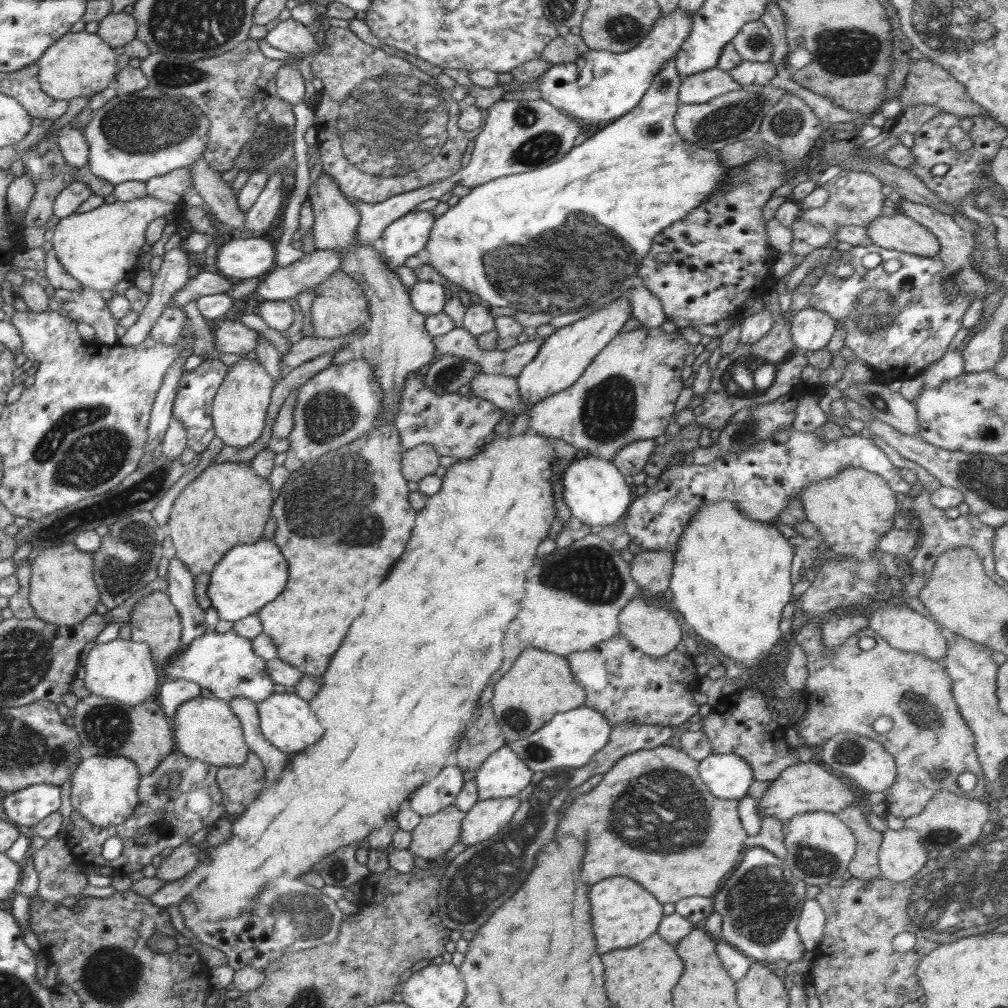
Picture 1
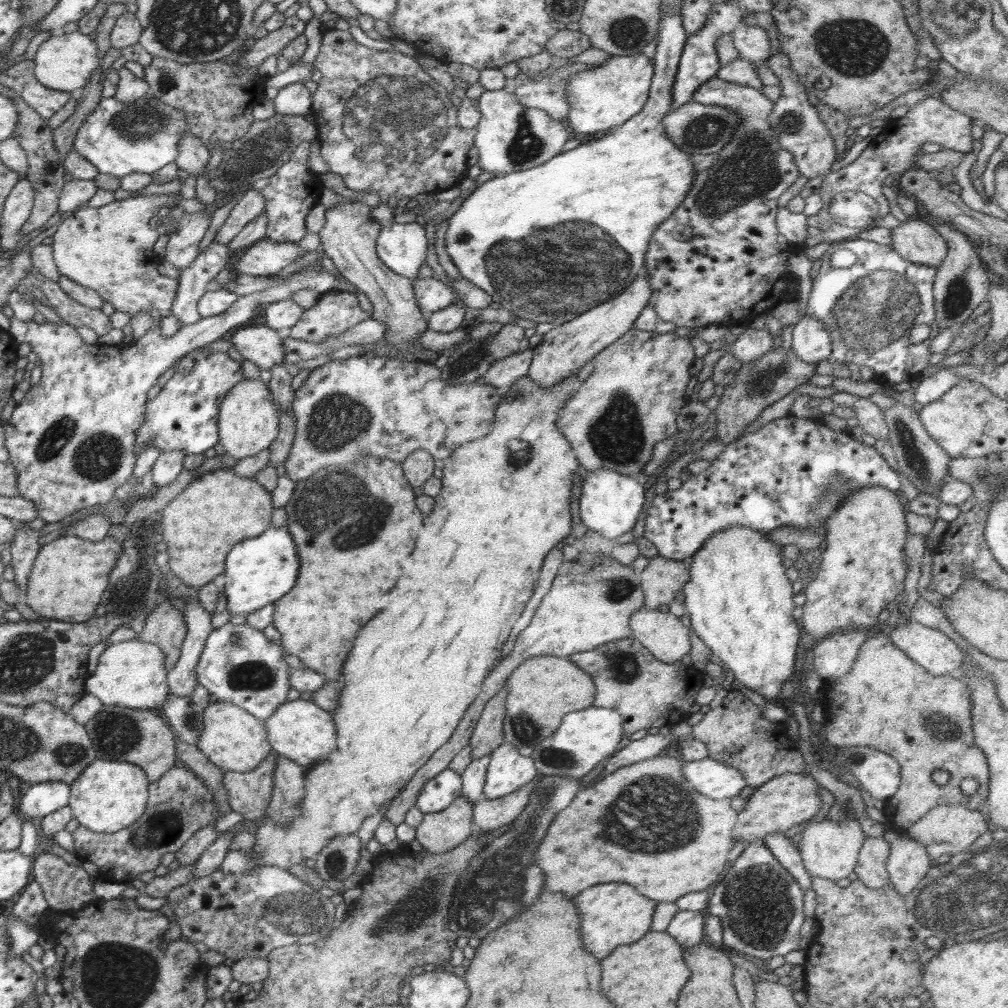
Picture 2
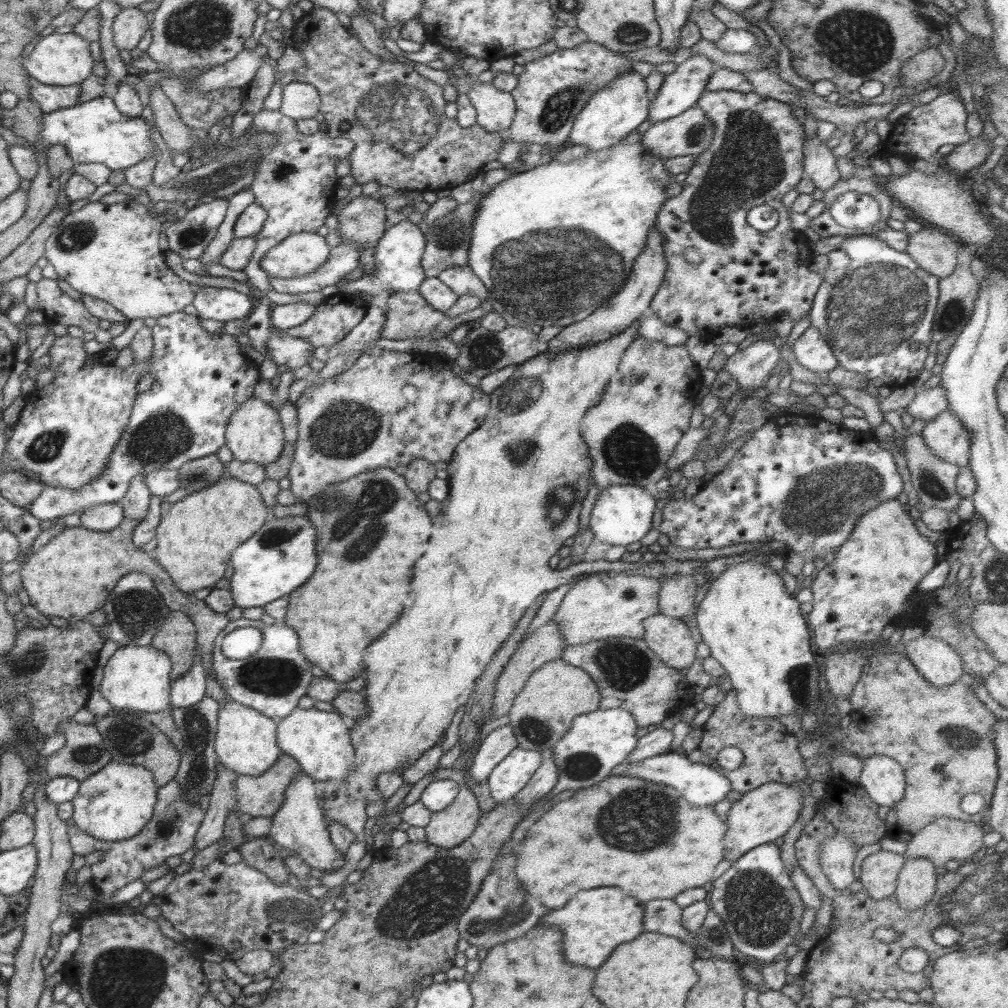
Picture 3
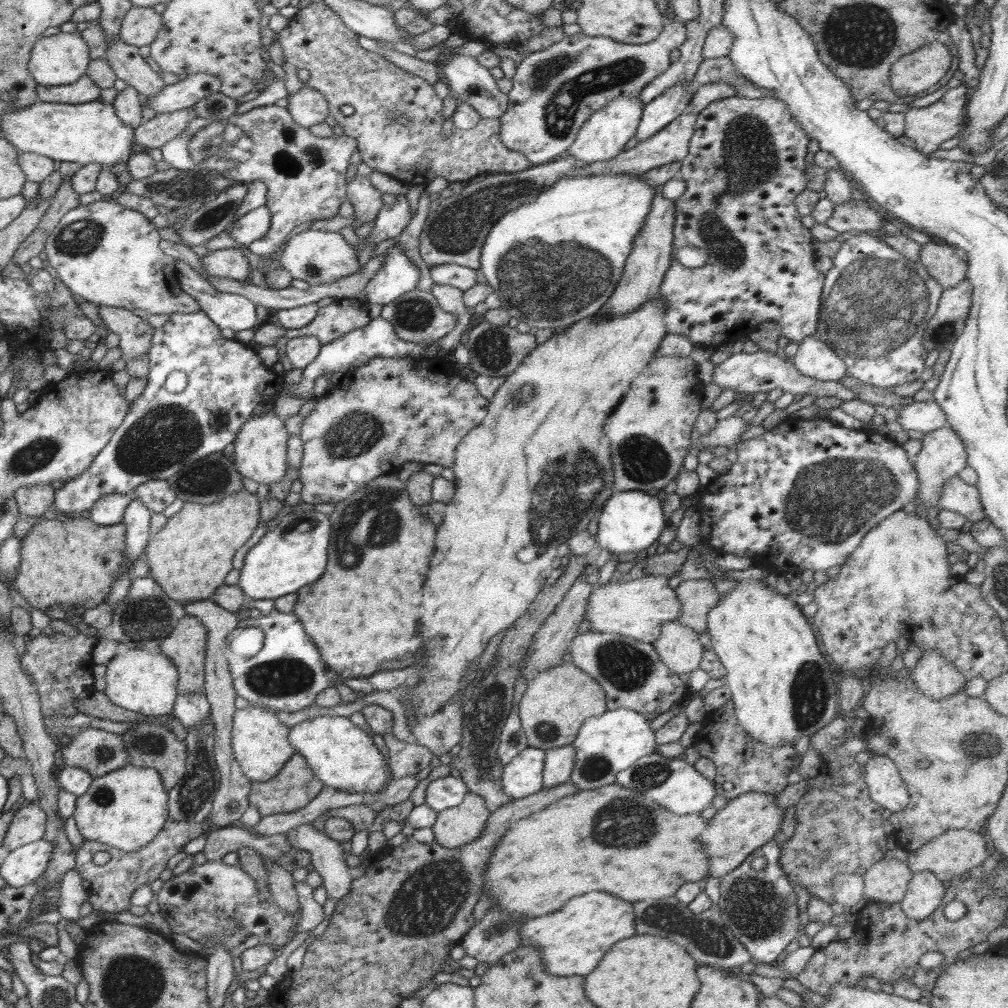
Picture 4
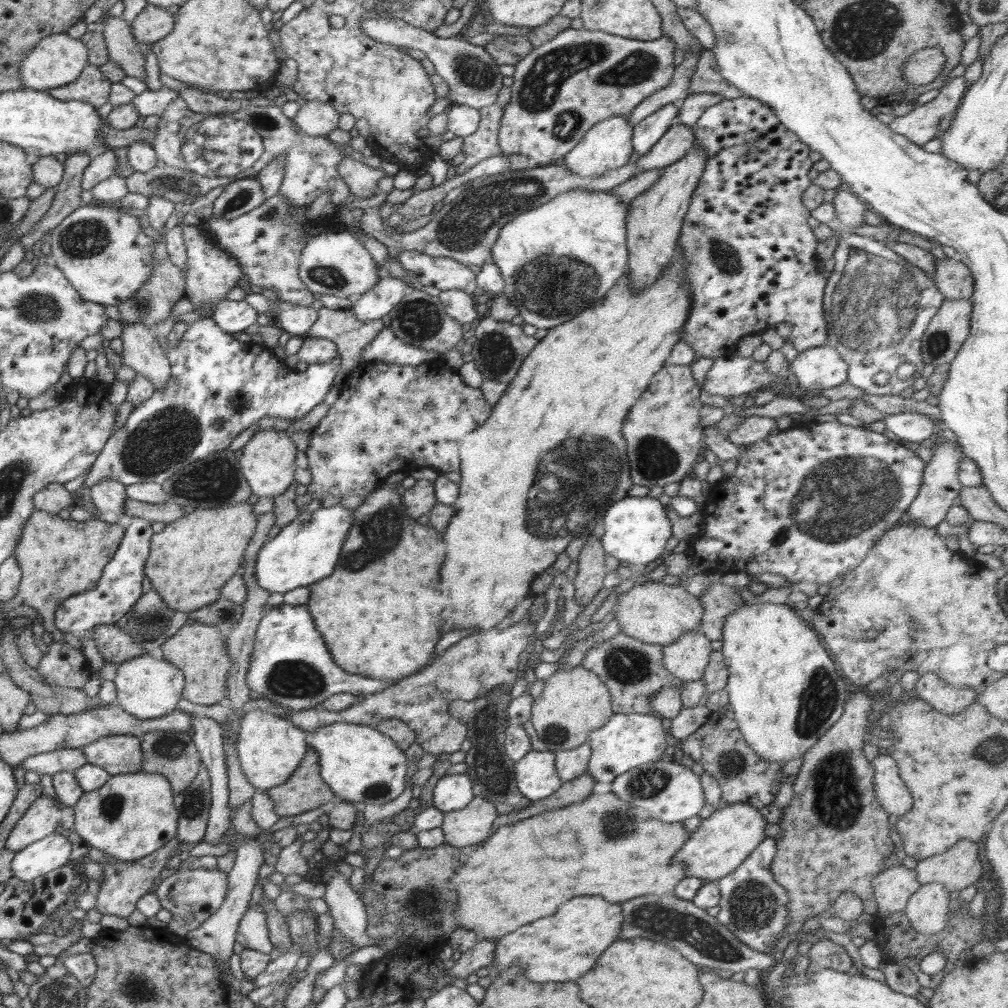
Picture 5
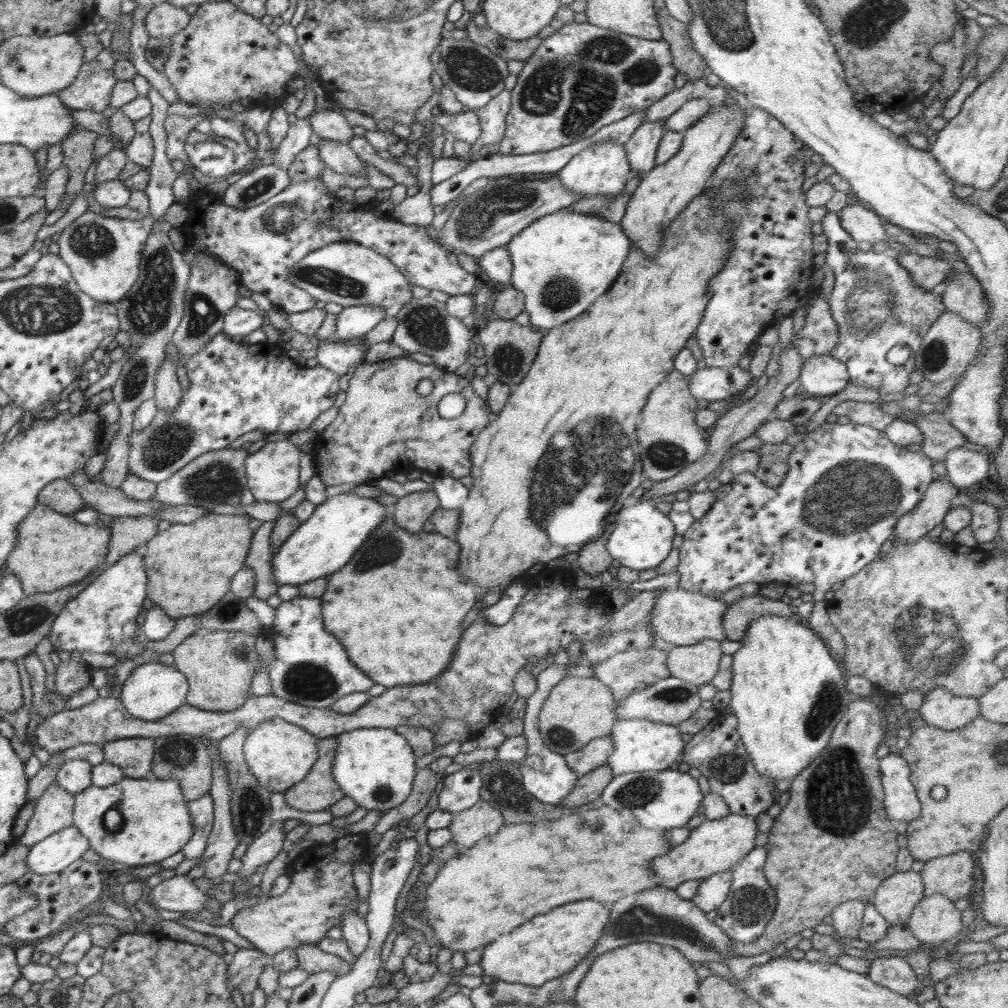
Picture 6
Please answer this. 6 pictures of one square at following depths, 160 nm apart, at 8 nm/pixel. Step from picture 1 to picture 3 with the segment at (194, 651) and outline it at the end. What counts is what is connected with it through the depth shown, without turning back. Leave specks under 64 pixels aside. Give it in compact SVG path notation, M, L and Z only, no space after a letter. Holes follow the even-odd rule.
M238 618L237 620L230 620L230 622L221 630L221 634L216 638L218 641L221 637L237 628L254 627L262 632L262 644L255 654L250 658L242 660L232 660L231 658L224 657L221 648L216 645L213 648L212 657L212 671L216 673L216 679L220 681L224 691L228 692L228 697L231 701L248 706L255 709L257 712L264 714L265 716L272 717L279 721L288 717L294 708L298 707L298 702L301 697L308 696L308 688L314 680L314 676L310 671L312 663L305 660L305 656L299 649L299 638L296 631L290 628L287 624L283 624L281 620L275 624L268 626L261 620L250 620L248 618Z

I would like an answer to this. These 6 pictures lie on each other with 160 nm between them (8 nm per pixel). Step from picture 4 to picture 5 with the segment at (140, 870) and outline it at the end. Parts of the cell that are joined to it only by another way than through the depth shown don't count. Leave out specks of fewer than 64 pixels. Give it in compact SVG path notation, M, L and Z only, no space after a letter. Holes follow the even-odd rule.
M179 838L172 839L164 844L163 847L152 851L149 856L142 857L131 861L110 863L101 863L103 867L104 879L99 884L99 892L97 894L97 909L102 914L112 914L118 918L127 918L134 910L136 903L141 896L148 891L153 891L154 880L159 877L160 872L165 869L166 862L173 856L180 853Z

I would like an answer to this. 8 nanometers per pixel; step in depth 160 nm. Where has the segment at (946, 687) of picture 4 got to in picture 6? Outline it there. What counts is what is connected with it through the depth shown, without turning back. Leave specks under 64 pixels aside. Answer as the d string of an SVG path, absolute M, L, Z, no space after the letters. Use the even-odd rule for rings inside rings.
M934 688L924 696L917 715L940 730L958 730L980 716L976 698L954 696L944 688Z

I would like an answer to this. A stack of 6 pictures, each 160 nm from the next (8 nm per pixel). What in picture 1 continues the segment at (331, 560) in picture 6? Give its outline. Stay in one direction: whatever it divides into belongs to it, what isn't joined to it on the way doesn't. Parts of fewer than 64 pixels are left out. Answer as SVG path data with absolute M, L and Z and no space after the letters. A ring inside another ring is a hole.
M262 537L254 544L234 545L226 552L212 569L207 595L219 620L235 623L272 602L284 590L288 575L288 563L278 545L272 539Z

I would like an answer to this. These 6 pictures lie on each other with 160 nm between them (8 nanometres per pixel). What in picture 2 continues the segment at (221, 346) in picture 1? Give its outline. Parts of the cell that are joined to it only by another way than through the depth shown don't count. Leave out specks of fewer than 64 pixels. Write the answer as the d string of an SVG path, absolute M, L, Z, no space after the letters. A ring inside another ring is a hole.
M256 325L247 328L239 328L233 332L232 339L229 340L233 348L238 350L245 359L254 362L260 369L269 370L270 367L282 364L288 364L284 360L284 345L282 345L286 337L285 333L278 332L269 328L267 325Z

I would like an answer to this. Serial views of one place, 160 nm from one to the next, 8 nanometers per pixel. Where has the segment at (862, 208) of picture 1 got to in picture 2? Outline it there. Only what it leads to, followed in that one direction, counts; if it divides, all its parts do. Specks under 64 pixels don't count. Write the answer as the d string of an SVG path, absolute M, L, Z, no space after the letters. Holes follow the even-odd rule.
M937 96L925 98L922 102L912 105L902 118L890 119L882 132L865 142L858 158L835 172L830 171L823 176L822 188L819 196L824 203L822 212L809 219L808 238L805 247L812 247L828 242L838 243L846 238L846 228L840 228L840 224L826 224L826 218L830 218L828 211L829 203L835 194L843 191L859 191L874 198L880 207L879 222L890 214L890 204L882 193L883 181L887 176L894 173L903 173L908 169L916 167L915 160L924 153L920 145L924 142L934 142L941 147L958 152L970 152L972 150L973 138L971 135L972 119L966 115L950 108Z

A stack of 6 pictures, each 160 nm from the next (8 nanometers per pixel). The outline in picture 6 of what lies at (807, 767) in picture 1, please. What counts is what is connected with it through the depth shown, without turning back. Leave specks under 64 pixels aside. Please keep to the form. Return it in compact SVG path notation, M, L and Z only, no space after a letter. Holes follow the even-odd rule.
M731 814L718 820L706 819L698 827L689 832L688 838L682 844L677 844L669 851L652 860L652 870L658 878L662 878L660 885L675 890L687 880L703 880L732 869L754 847L754 839L758 834L757 823L748 816Z

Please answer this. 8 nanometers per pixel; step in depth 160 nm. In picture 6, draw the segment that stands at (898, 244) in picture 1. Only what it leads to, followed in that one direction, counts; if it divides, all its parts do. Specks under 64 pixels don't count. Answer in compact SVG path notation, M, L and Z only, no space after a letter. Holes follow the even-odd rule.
M958 272L946 279L943 287L940 297L946 311L958 313L968 324L984 324L989 306L978 279Z

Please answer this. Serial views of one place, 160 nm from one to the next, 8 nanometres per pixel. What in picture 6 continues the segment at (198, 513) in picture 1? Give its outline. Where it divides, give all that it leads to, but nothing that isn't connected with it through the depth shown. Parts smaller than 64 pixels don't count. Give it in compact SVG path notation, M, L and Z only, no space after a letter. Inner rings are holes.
M215 514L201 516L199 519L192 521L190 524L171 524L166 530L158 531L141 550L143 563L147 576L147 596L154 605L160 607L168 616L179 619L183 616L197 615L210 610L228 591L230 591L230 583L232 577L244 566L245 558L253 539L253 533L250 531L251 519L243 515L233 514Z

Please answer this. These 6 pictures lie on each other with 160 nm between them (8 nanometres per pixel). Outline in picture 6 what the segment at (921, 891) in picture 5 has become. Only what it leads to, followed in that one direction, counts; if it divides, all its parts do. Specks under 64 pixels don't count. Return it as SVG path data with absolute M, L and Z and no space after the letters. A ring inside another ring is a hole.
M924 895L920 899L920 902L914 907L905 926L907 926L912 931L912 934L922 943L933 944L935 942L950 940L956 936L963 938L963 935L967 931L960 917L960 913L961 911L954 907L954 903L944 895Z

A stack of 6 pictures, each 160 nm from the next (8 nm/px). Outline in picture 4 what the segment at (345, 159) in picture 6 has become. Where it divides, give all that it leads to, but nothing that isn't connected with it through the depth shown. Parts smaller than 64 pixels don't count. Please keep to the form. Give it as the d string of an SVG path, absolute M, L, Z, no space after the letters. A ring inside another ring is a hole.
M358 174L347 183L347 200L354 207L354 223L351 226L356 229L375 221L384 206L382 193L374 188L368 176Z

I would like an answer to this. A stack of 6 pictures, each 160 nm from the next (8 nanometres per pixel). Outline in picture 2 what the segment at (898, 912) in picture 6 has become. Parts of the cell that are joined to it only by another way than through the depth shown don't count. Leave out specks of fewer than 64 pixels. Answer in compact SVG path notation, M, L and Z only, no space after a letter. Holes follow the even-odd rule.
M865 836L854 872L868 888L879 889L890 883L886 861L890 844L883 837Z

